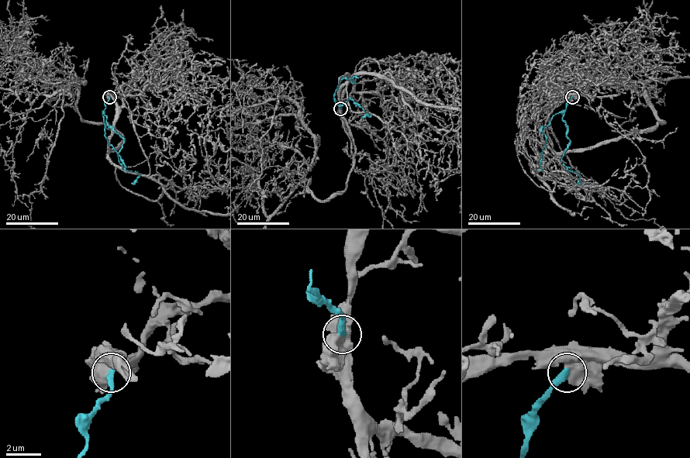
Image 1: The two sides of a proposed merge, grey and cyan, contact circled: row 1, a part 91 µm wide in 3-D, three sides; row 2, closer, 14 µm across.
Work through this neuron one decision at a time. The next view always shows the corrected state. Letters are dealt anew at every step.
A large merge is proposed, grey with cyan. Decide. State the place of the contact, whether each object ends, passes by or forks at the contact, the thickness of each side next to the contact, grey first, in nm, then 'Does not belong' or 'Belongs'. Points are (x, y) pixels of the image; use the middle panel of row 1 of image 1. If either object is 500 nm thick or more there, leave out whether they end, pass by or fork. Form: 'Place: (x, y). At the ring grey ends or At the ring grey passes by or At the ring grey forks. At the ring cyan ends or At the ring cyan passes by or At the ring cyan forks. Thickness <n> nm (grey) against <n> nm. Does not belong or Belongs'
Place: (340, 108). Thickness 800 nm (grey) against 420 nm. Does not belong

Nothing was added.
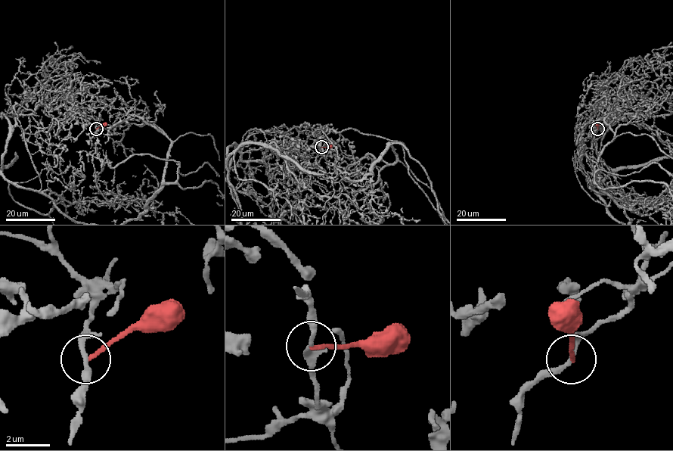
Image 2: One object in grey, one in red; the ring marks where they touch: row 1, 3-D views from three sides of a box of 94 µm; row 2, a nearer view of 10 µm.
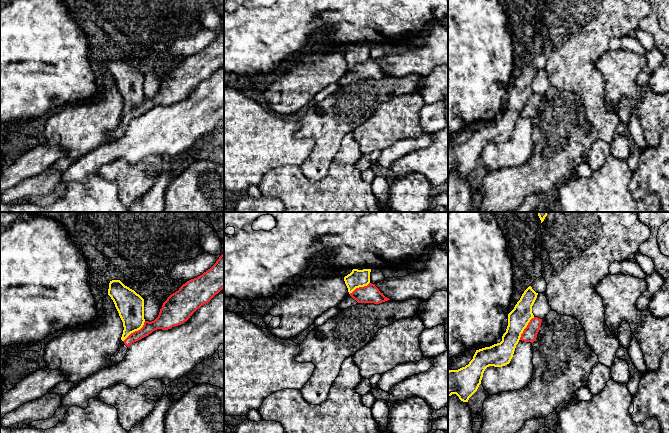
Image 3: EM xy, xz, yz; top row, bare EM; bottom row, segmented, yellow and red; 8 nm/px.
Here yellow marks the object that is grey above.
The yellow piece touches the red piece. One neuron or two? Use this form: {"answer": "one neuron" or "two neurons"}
{"answer": "two neurons"}

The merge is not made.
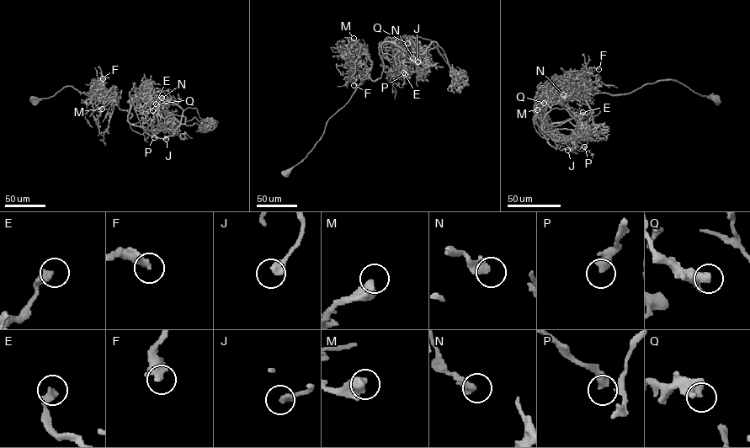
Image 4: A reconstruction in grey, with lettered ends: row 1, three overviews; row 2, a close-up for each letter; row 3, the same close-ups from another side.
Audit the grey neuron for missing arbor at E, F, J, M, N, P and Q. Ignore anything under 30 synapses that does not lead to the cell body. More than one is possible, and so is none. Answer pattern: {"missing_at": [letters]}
{"missing_at": ["P"]}

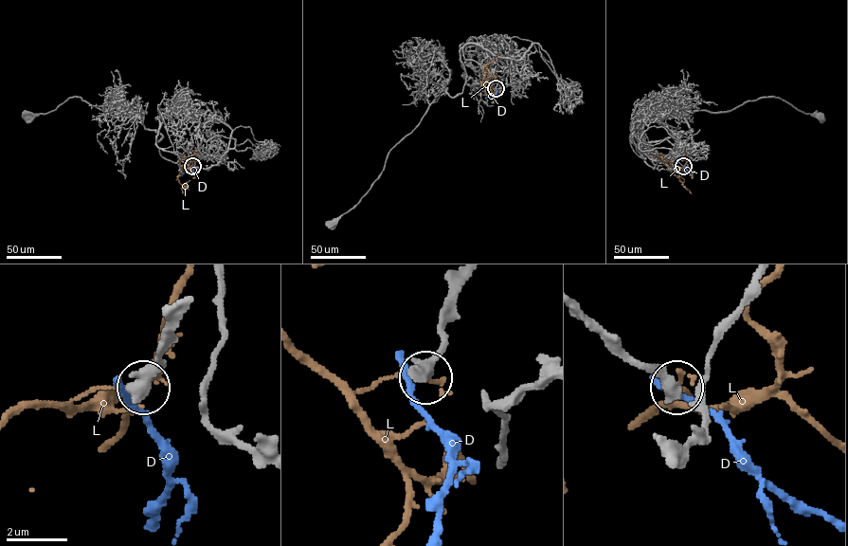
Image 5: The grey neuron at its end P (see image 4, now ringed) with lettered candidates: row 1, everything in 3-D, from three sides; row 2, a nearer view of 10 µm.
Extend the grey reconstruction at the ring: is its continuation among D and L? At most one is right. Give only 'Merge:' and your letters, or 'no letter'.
Merge: no letter

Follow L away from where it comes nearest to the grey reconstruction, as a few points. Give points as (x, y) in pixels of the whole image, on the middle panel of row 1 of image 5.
L: (496, 88), (487, 82), (483, 67), (499, 54)

